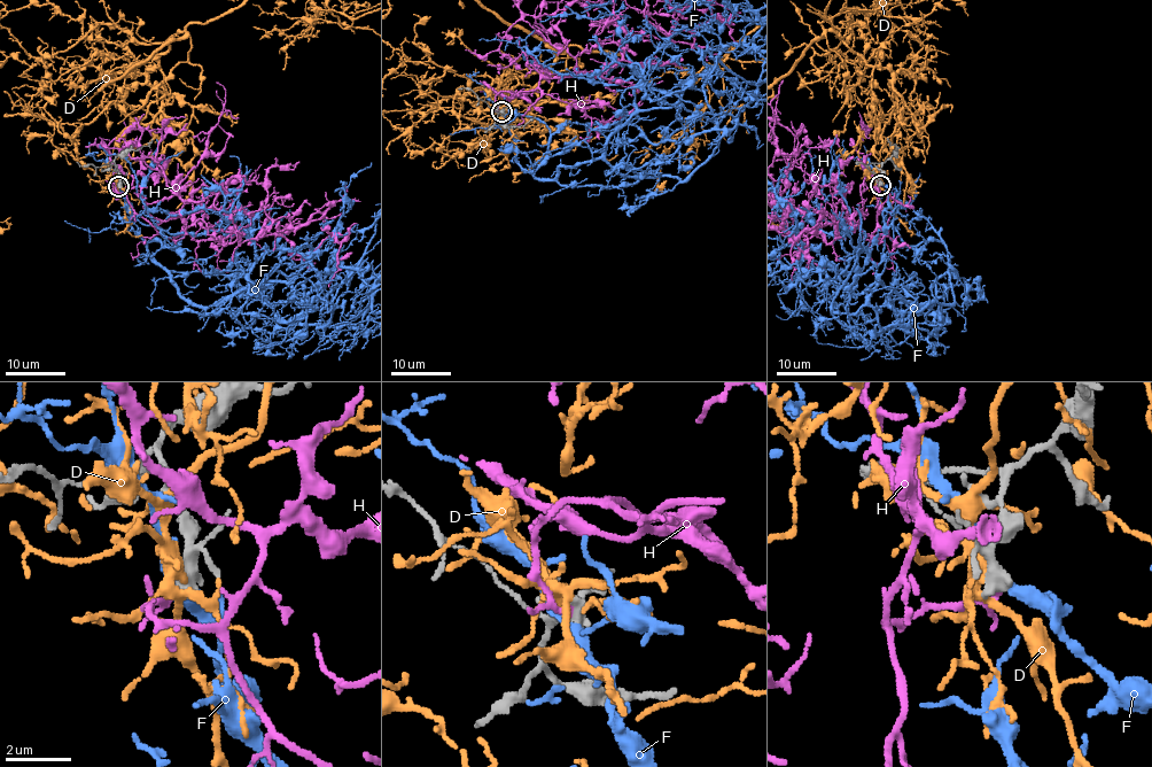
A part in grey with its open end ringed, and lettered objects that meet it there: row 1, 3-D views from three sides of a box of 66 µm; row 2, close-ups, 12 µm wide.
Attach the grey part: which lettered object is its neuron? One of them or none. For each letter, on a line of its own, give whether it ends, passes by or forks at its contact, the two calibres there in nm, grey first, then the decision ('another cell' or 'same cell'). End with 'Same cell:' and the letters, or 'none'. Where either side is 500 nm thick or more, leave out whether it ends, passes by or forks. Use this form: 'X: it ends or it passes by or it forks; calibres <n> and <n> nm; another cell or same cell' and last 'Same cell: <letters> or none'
D: it forks; calibres 440 and 360 nm; another cell
F: calibres 550 and 320 nm; another cell
H: calibres 550 and 120 nm; same cell
Same cell: H

